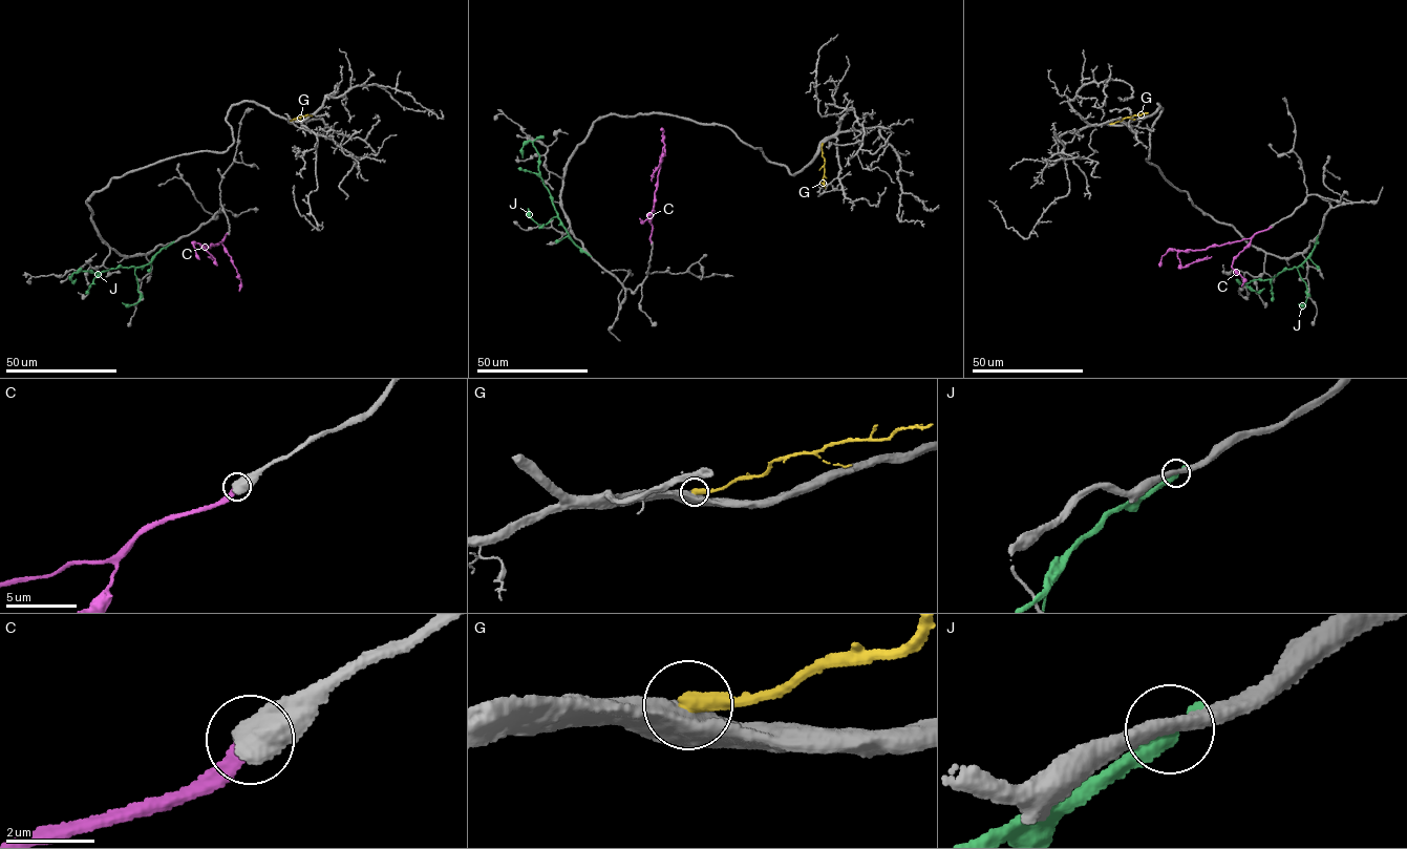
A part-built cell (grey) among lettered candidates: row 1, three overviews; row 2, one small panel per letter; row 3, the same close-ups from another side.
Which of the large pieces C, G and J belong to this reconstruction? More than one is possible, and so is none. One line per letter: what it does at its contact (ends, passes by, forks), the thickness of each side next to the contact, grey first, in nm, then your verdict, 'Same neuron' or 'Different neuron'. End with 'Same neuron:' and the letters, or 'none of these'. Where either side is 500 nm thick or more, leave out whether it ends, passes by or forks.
C: Thickness 650 nm (grey) against 280 nm. Same neuron
G: Thickness 850 nm (grey) against 400 nm. Different neuron
J: It ends there. Thickness 360 nm (grey) against 360 nm. Different neuron
Same neuron: C

